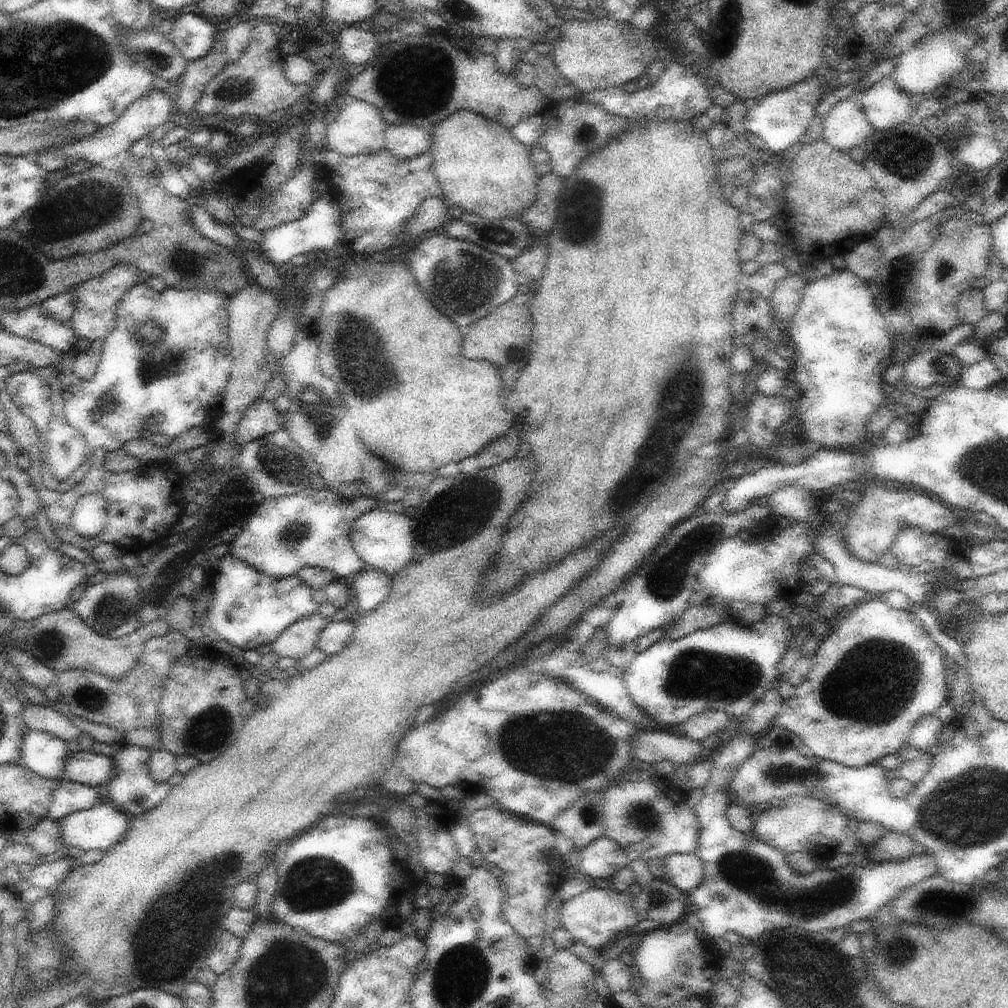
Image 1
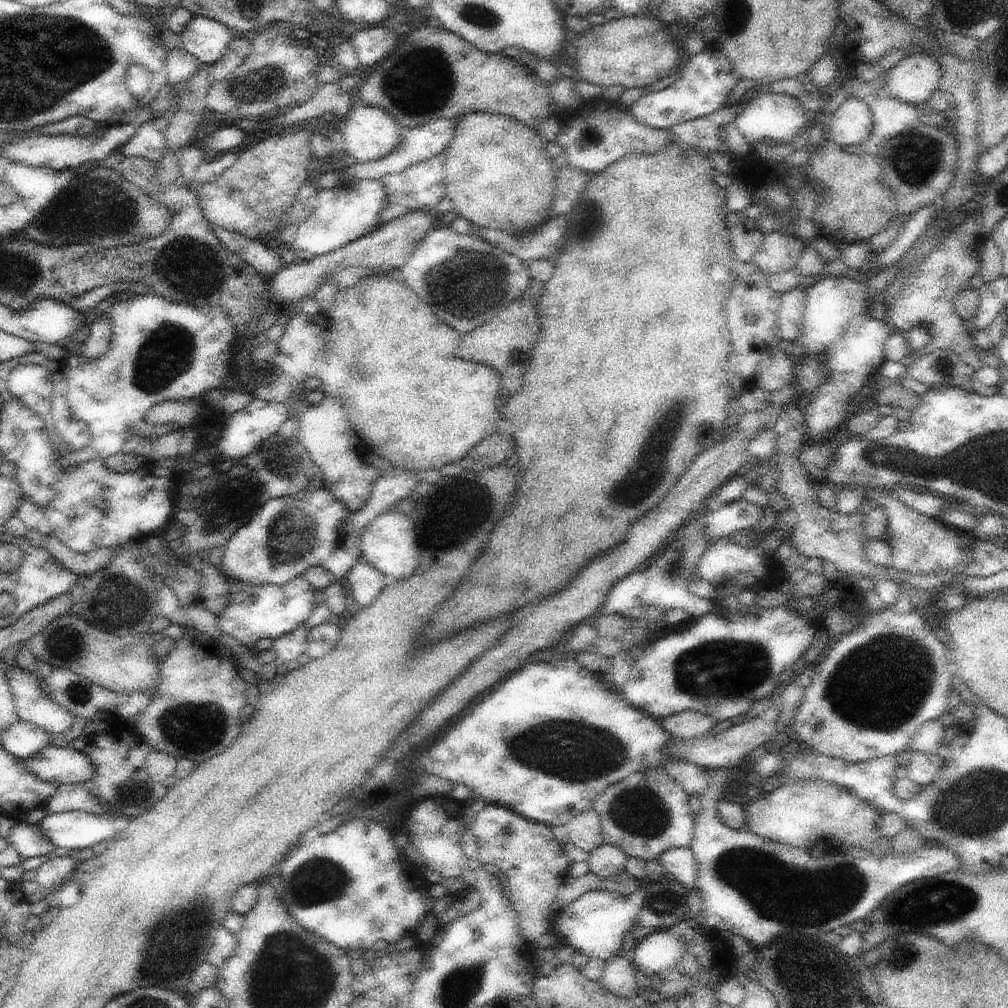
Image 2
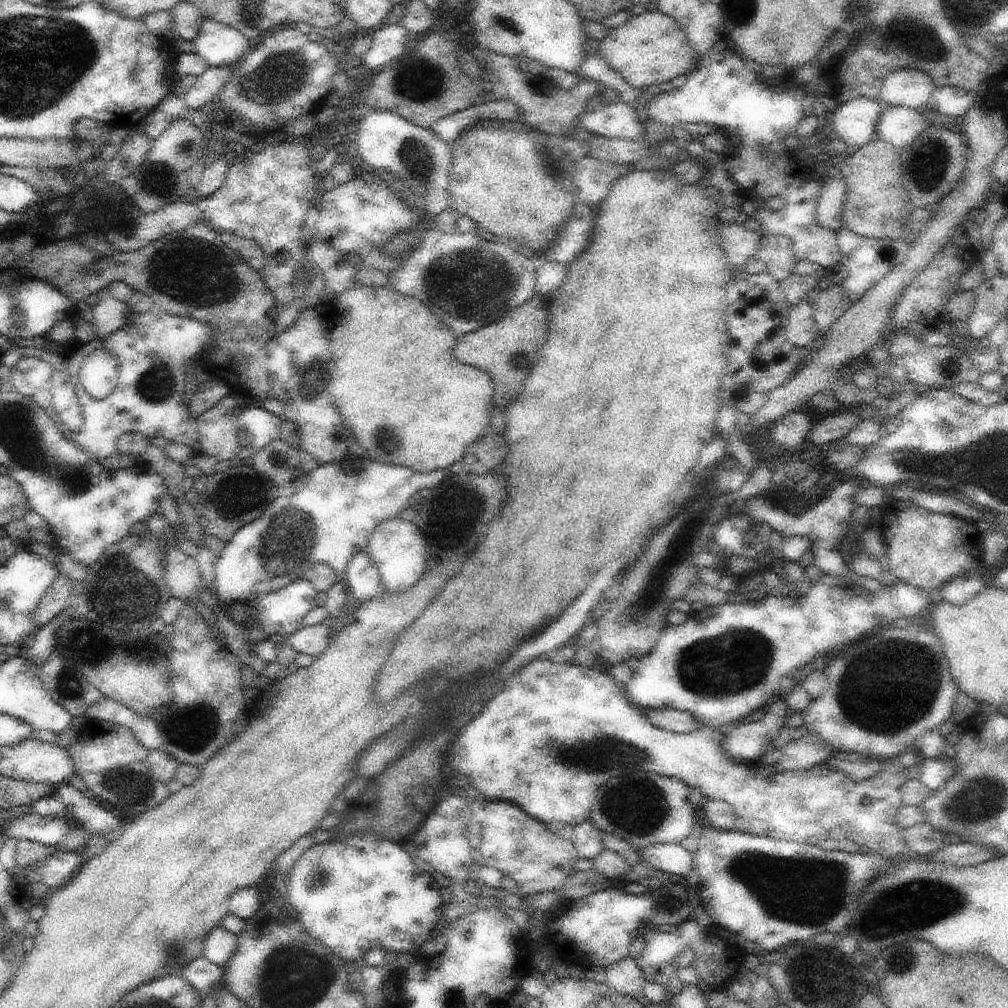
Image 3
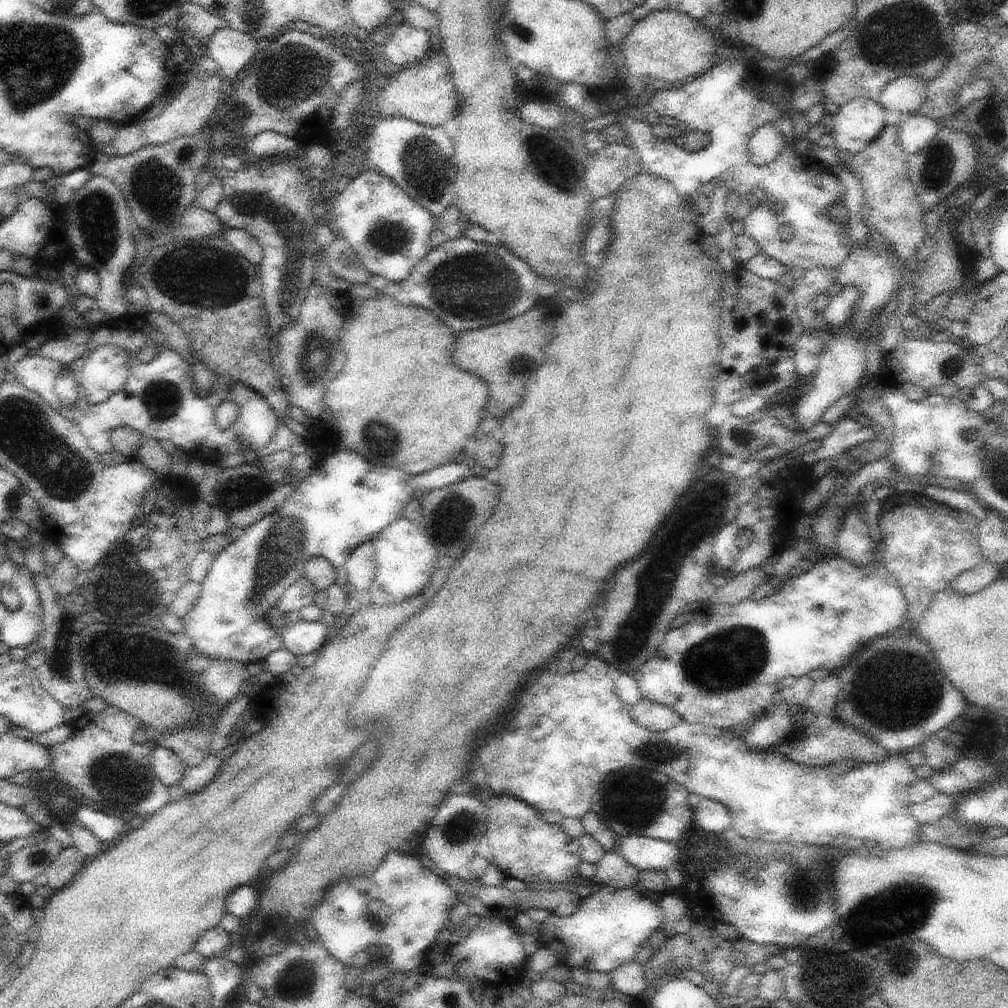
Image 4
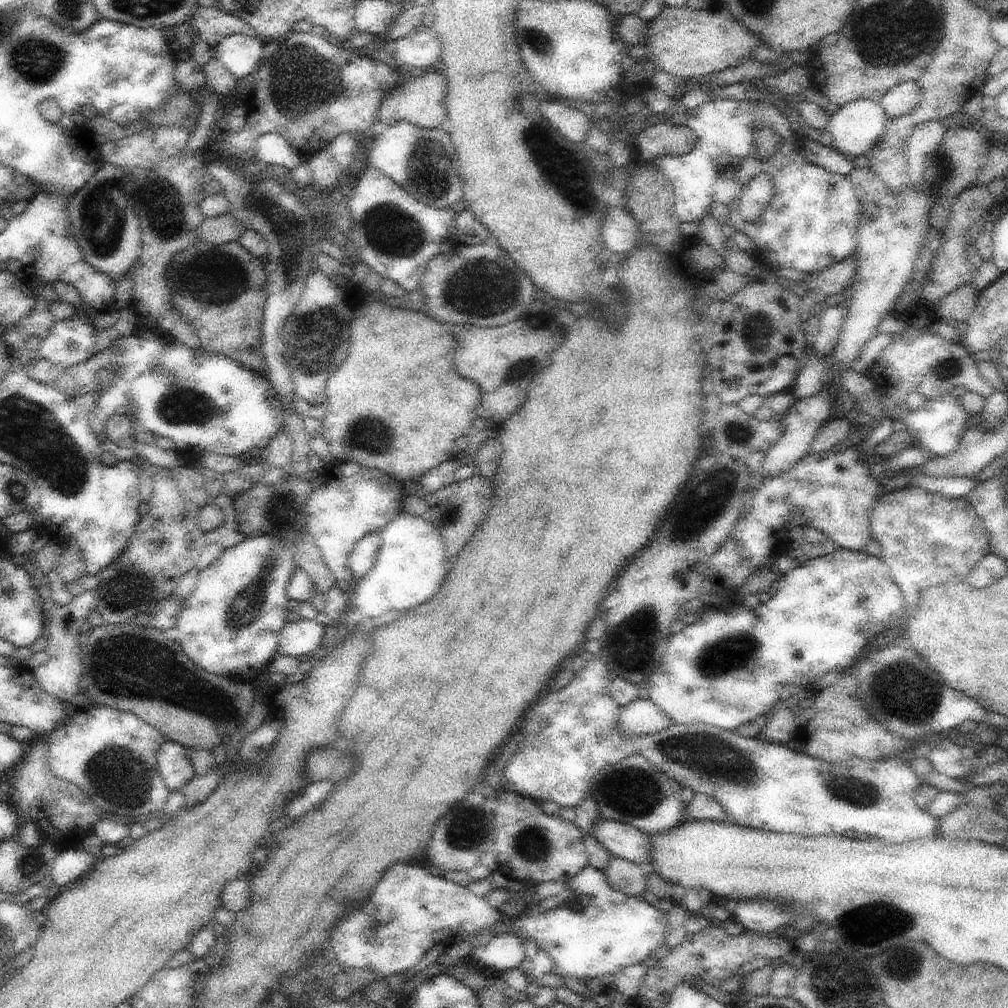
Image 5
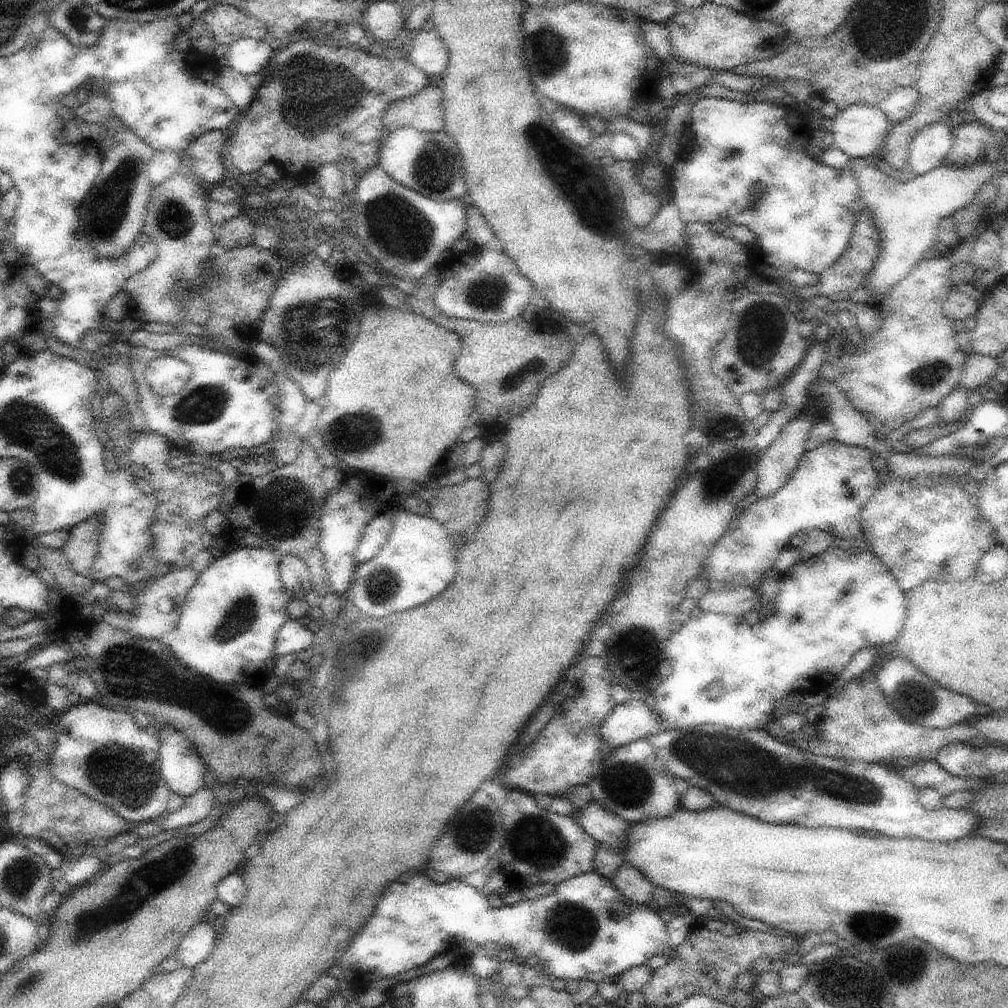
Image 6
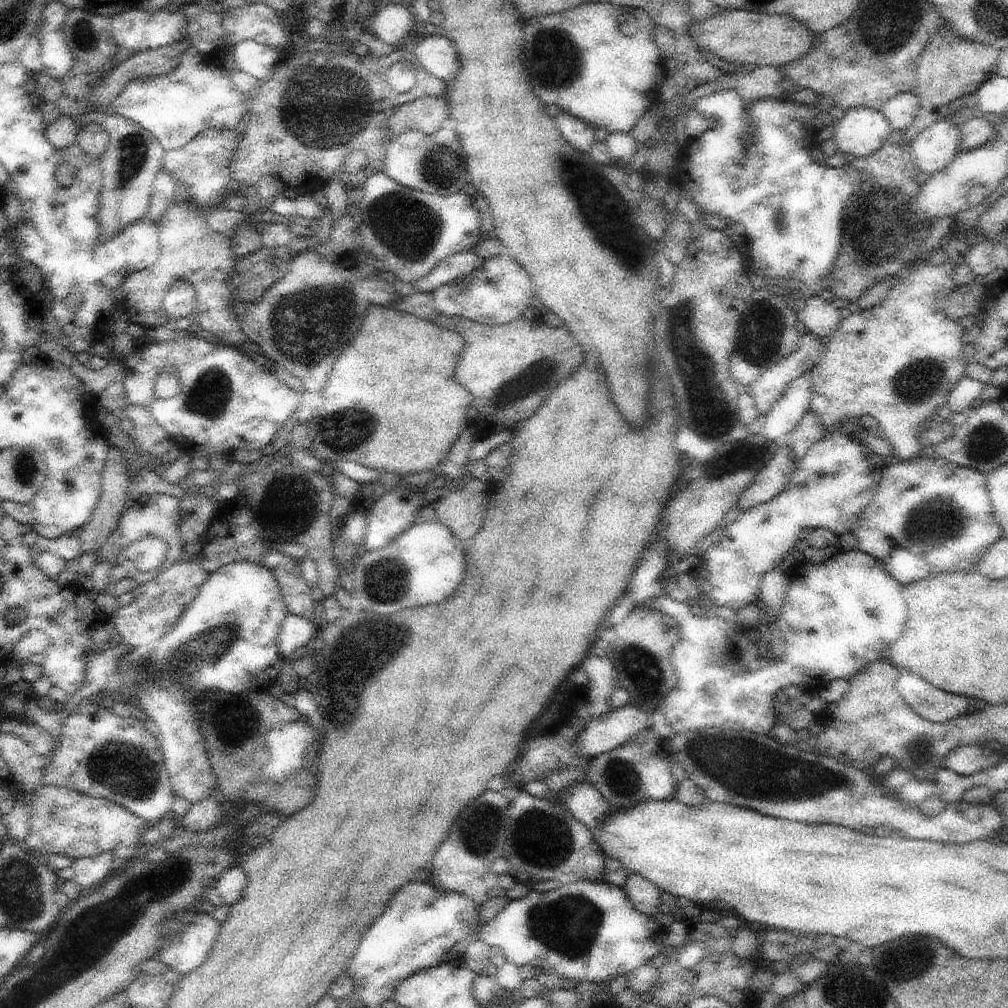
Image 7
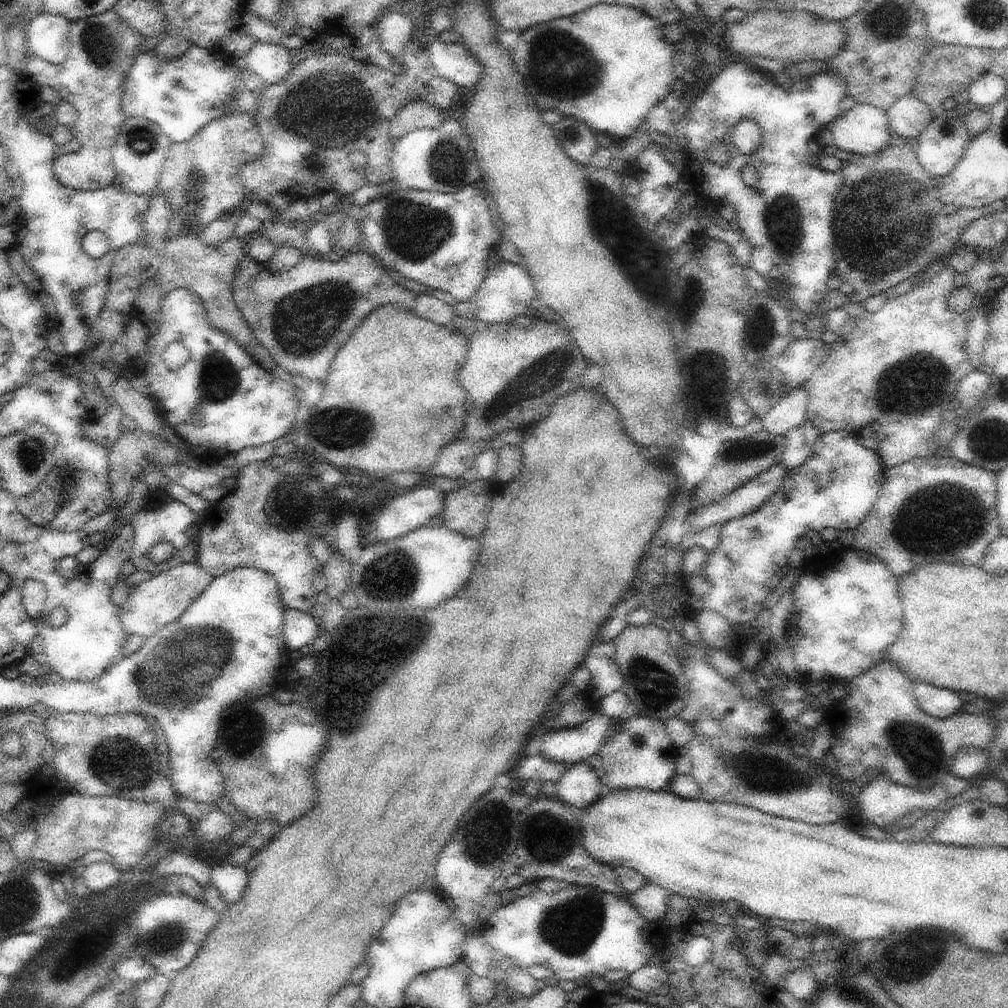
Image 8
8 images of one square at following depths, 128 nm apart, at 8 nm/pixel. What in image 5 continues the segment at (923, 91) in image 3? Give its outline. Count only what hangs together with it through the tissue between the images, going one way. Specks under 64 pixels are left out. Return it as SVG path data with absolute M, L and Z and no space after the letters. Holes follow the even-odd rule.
M903 81L894 86L881 100L880 105L890 119L911 114L923 100L921 87L913 81Z

